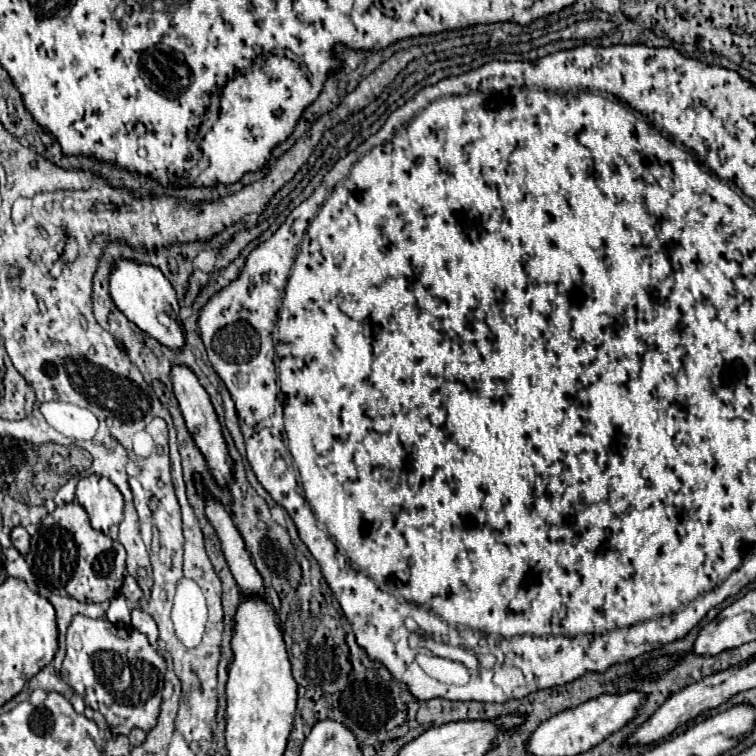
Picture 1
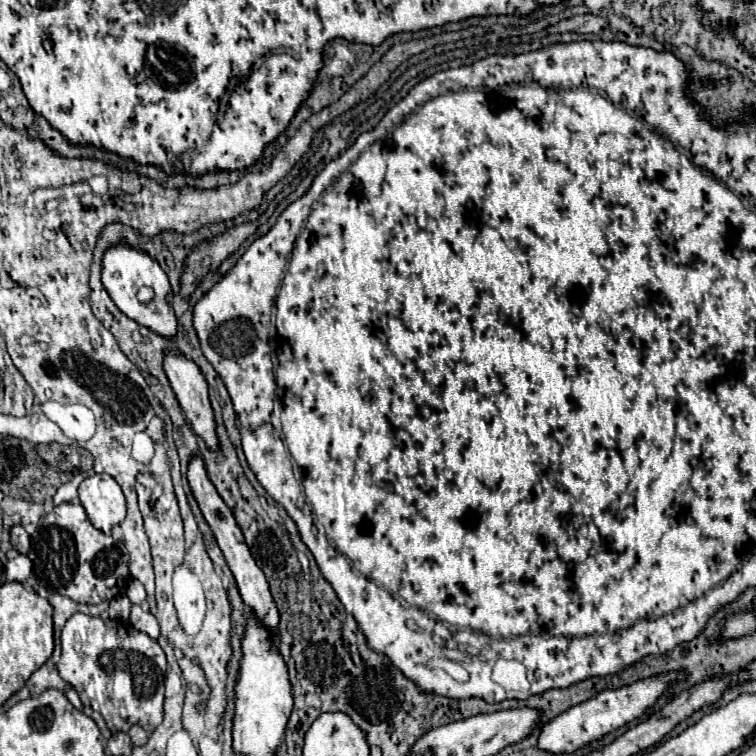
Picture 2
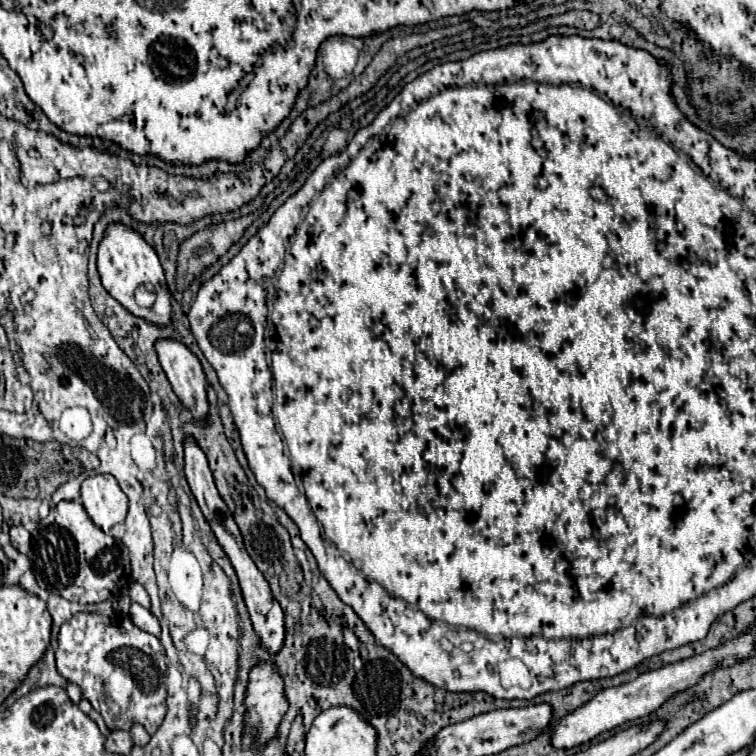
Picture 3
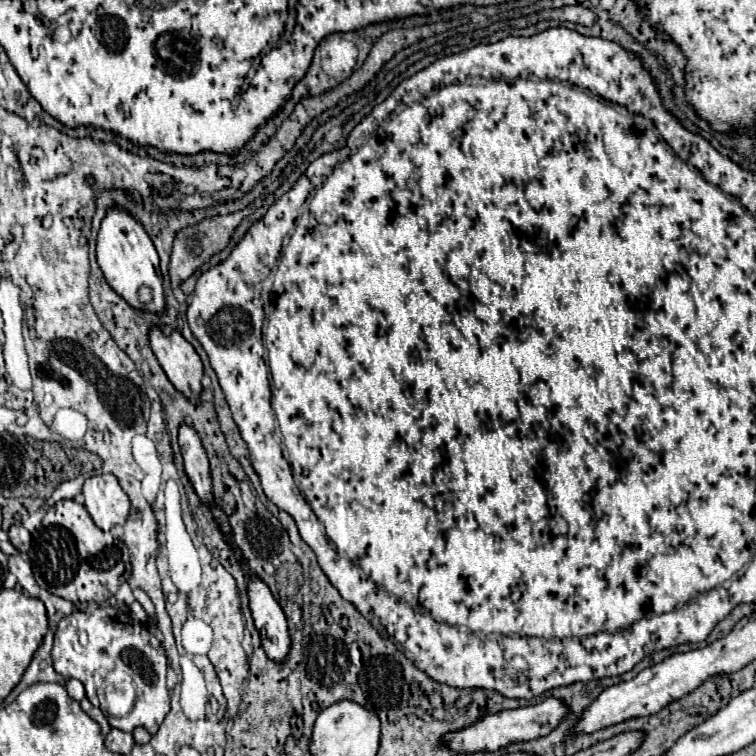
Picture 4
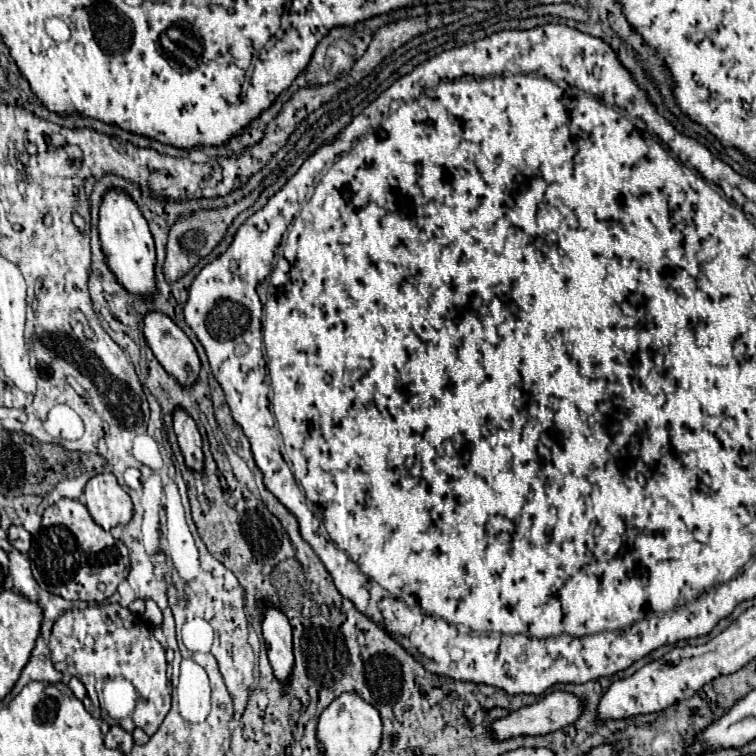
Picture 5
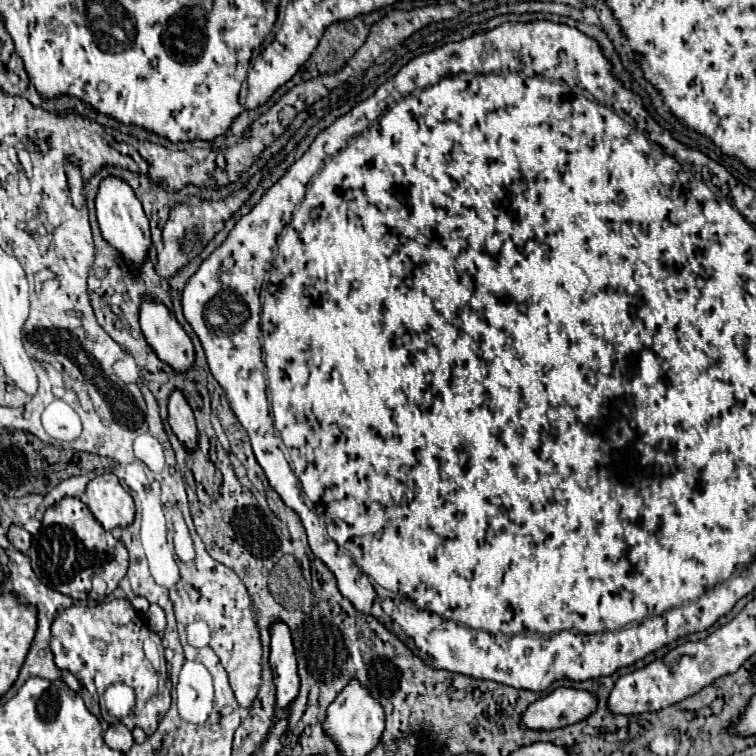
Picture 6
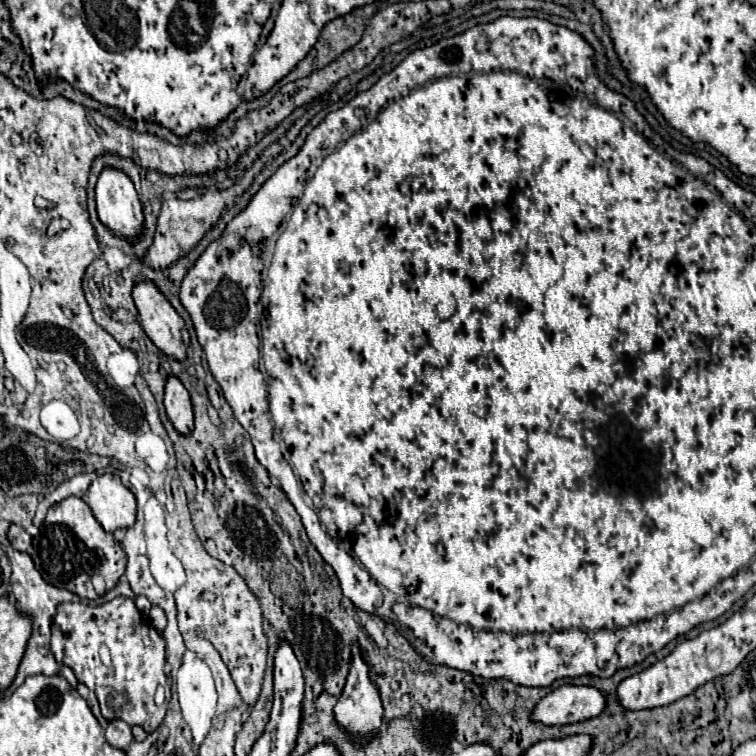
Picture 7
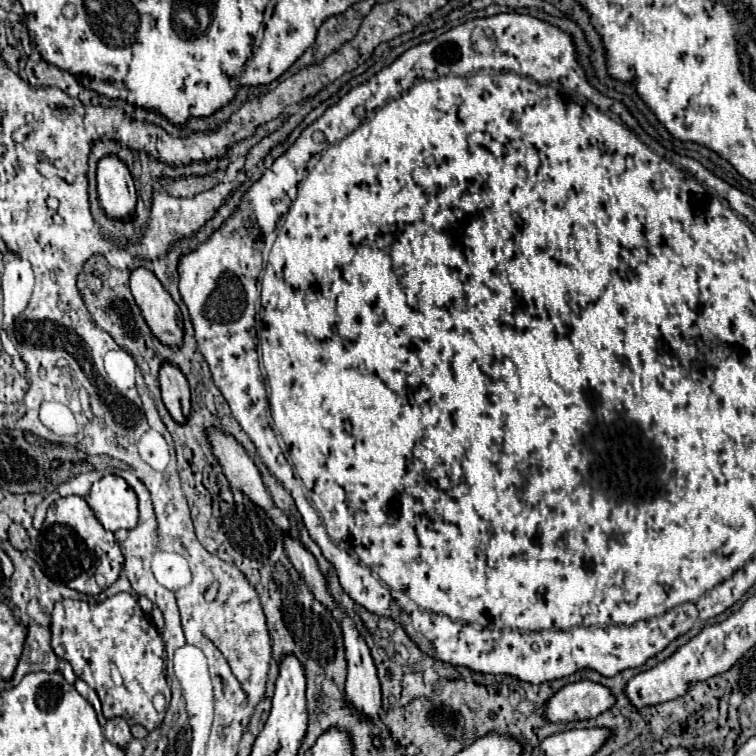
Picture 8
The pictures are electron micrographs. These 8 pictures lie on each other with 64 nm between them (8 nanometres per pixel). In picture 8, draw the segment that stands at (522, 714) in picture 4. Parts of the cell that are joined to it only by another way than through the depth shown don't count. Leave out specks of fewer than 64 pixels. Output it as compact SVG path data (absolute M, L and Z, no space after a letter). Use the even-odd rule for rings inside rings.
M592 680L564 686L546 704L546 718L552 722L588 720L606 712L616 702L612 690Z

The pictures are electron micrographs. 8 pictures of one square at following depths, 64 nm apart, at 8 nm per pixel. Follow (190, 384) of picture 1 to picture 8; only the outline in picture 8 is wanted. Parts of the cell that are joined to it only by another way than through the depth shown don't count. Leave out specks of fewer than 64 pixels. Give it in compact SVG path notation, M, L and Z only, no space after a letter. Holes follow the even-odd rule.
M136 268L130 274L130 290L154 336L162 344L180 344L182 314L162 282L150 270Z

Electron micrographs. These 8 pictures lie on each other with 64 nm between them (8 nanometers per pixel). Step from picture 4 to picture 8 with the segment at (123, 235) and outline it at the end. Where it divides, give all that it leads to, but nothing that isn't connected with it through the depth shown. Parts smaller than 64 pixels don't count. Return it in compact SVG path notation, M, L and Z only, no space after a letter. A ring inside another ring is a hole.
M116 154L102 156L98 160L96 178L104 212L110 218L130 218L136 206L136 190L126 162L120 160Z

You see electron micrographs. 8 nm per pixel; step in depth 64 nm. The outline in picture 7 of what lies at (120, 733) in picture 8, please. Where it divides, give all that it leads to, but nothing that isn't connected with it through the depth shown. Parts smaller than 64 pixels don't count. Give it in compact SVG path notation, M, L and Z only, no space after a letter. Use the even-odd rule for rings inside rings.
M116 718L116 720L112 720L112 722L108 724L108 728L106 728L106 740L108 740L114 748L126 750L134 738L132 738L130 726L128 726L124 720Z

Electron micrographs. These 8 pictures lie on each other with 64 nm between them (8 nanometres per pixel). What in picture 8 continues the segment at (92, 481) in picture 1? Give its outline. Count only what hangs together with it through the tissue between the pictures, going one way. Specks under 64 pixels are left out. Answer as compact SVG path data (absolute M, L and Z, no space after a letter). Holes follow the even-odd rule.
M106 474L100 478L86 496L86 502L94 510L100 524L110 532L120 528L130 530L138 524L136 494L120 476Z

